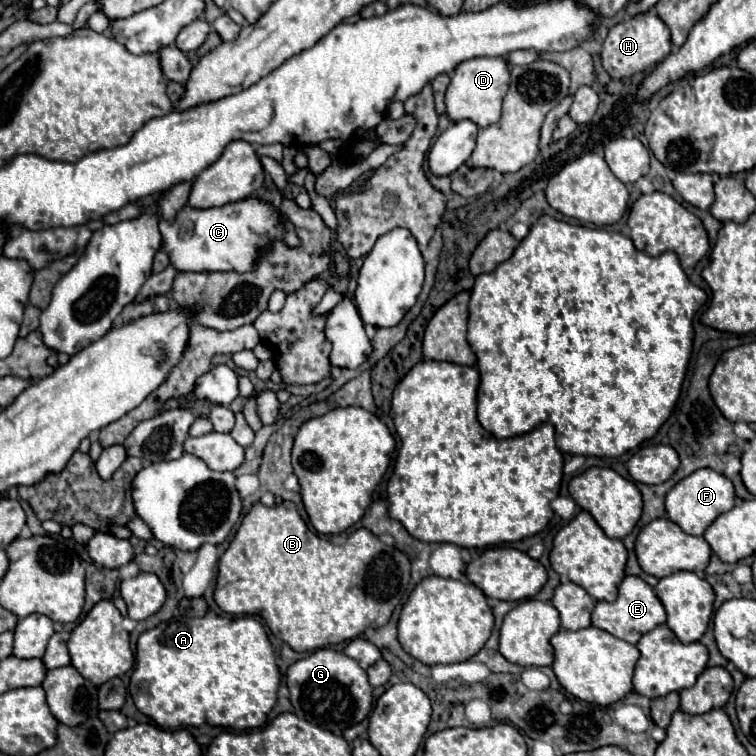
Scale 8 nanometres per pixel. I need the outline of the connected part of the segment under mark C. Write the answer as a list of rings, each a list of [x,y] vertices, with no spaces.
[[[248,197],[210,209],[192,209],[186,205],[174,223],[160,221],[160,231],[164,239],[162,249],[170,255],[170,263],[178,271],[194,273],[248,273],[256,269],[256,253],[260,253],[260,245],[268,245],[272,237],[284,237],[288,245],[300,245],[300,237],[296,237],[292,229],[284,229],[284,221],[280,221],[276,207],[258,197]]]

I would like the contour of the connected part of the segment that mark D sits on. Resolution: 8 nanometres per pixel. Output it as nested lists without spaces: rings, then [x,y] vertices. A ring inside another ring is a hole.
[[[476,57],[470,61],[464,61],[456,67],[452,81],[446,89],[446,115],[450,121],[472,121],[478,127],[488,127],[500,119],[502,109],[502,97],[508,91],[510,71],[508,63],[502,57]]]

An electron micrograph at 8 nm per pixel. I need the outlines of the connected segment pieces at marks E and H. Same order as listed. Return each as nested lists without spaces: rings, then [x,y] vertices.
[[[632,575],[624,577],[624,581],[620,583],[616,601],[612,601],[612,603],[598,601],[592,611],[592,625],[594,627],[608,631],[610,635],[614,635],[622,641],[628,641],[632,645],[636,645],[644,633],[662,625],[664,621],[666,621],[666,611],[664,611],[664,605],[660,603],[660,599],[656,597],[654,589],[648,583],[644,583],[640,577],[632,577]]]
[[[650,9],[648,13],[638,13],[634,17],[628,17],[626,21],[616,23],[608,31],[602,43],[602,67],[608,71],[612,79],[632,77],[634,73],[640,73],[650,65],[658,65],[660,61],[664,61],[670,55],[670,49],[670,29],[658,17],[658,13]]]

